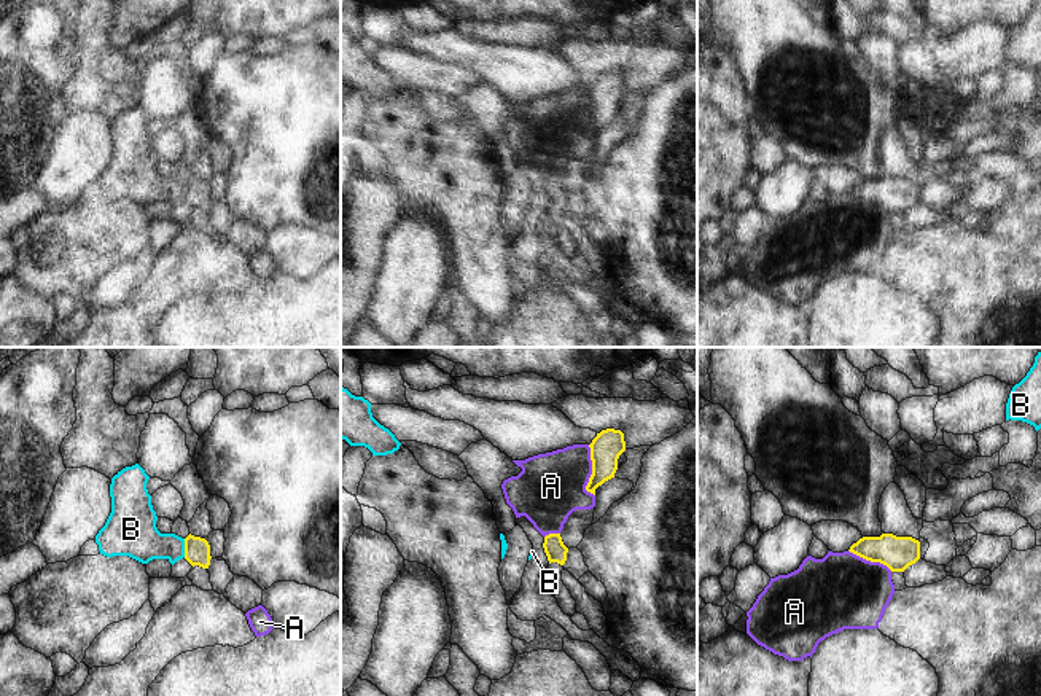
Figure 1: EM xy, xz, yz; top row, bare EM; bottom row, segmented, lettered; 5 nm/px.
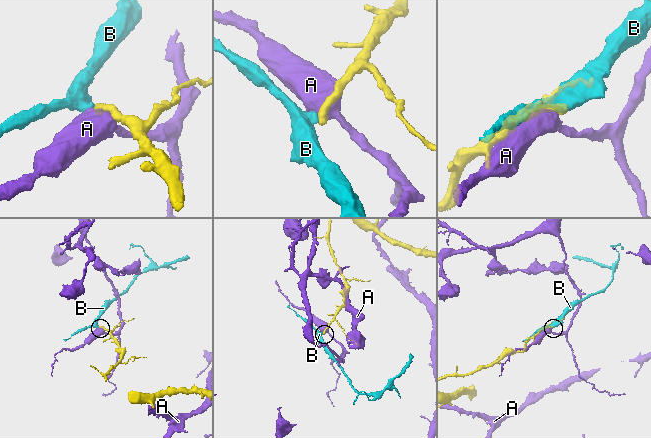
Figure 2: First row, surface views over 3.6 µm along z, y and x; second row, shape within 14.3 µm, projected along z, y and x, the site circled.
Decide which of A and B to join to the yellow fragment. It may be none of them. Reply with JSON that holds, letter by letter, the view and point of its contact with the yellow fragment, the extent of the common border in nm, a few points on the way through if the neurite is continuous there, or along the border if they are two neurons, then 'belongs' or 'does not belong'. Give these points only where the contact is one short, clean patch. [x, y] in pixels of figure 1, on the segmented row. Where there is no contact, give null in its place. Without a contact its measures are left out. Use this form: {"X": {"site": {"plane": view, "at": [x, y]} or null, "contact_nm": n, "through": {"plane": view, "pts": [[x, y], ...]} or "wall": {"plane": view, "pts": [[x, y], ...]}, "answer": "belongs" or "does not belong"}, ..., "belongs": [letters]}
{"A": {"site": {"plane": "xz", "at": [592, 472]}, "contact_nm": 260, "answer": "does not belong"}, "B": {"site": {"plane": "xy", "at": [185, 548]}, "contact_nm": 100, "answer": "does not belong"}, "belongs": []}

